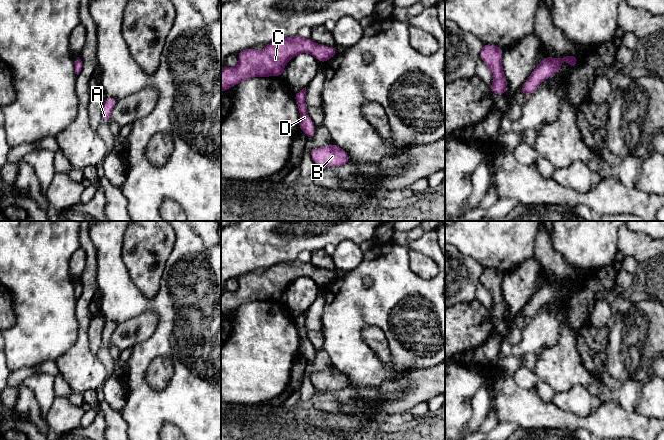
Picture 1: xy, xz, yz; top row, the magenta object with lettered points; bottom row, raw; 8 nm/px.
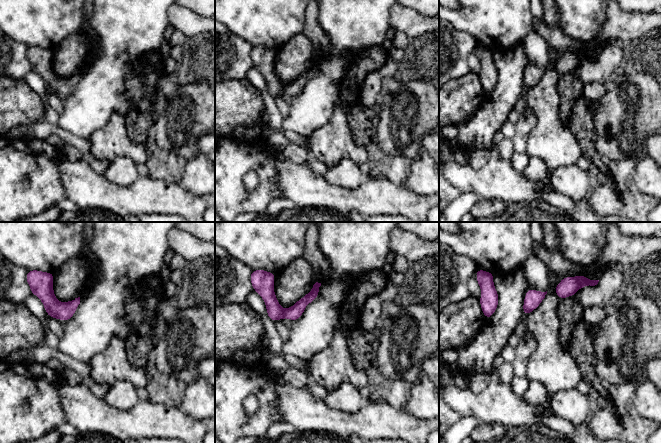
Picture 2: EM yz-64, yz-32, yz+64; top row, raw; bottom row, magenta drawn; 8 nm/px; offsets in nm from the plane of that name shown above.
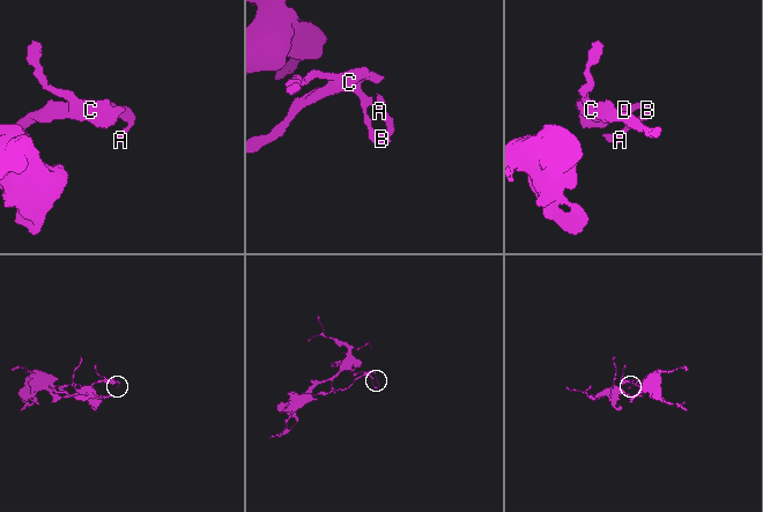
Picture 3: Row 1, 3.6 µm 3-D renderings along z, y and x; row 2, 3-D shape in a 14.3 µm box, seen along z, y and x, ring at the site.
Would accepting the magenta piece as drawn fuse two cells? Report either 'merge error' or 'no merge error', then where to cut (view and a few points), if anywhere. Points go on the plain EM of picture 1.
no merge error; no cut

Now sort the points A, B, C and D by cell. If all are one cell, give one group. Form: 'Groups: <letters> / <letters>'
Groups: A B C D

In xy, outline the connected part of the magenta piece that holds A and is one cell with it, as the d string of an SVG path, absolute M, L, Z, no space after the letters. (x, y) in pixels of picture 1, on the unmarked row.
M106 322L102 331L101 341L103 346L108 346L110 344L111 336L117 327L115 322Z

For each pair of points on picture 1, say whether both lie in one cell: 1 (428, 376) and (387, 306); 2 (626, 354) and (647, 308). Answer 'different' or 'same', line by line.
1: different
2: same

